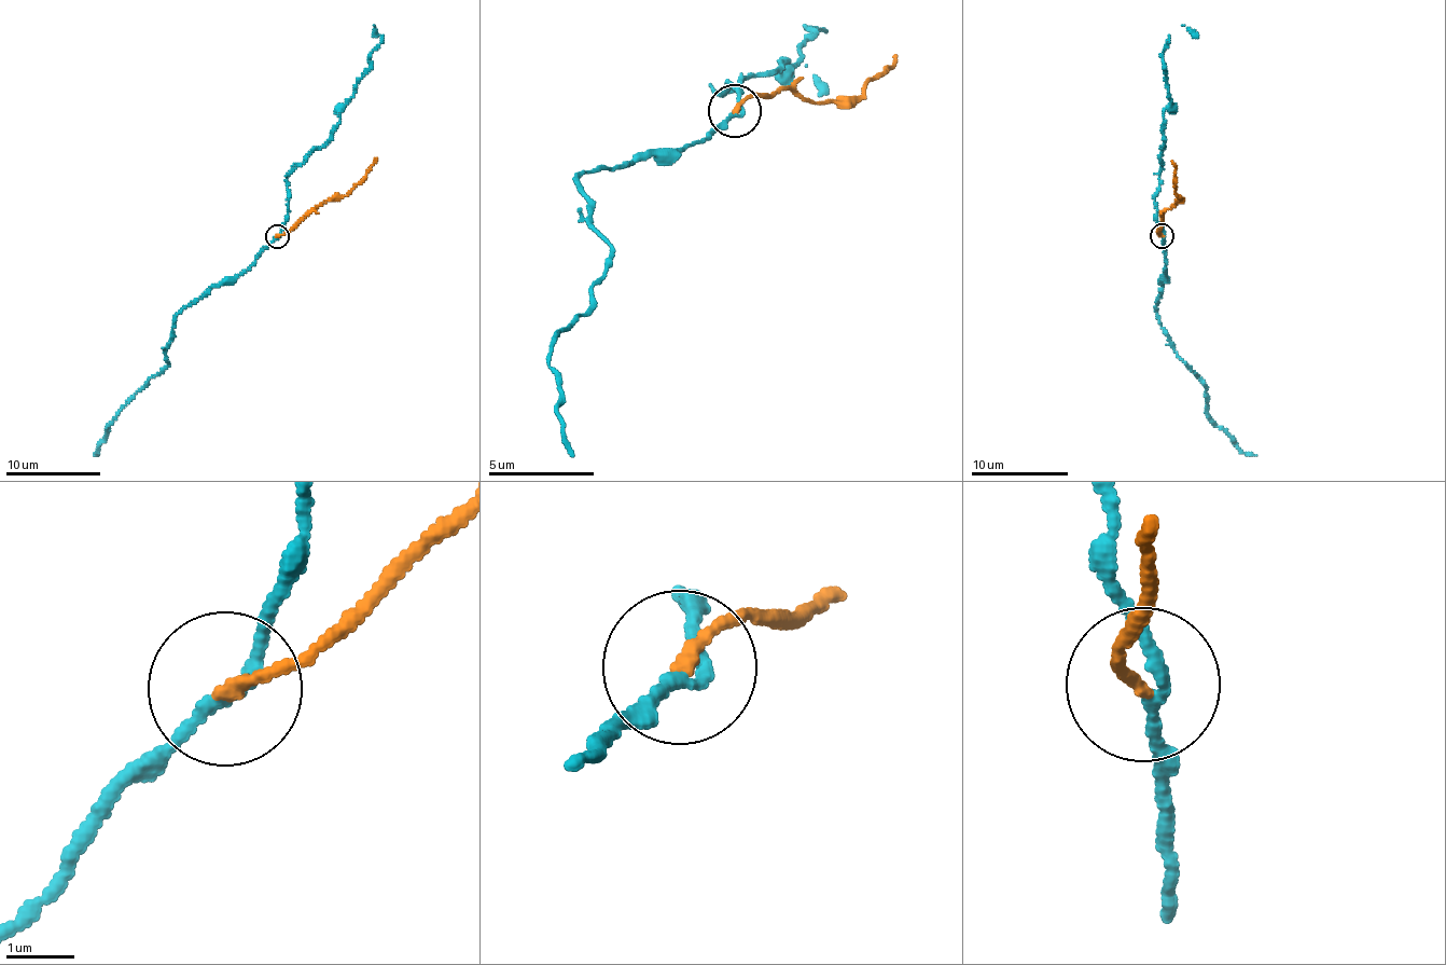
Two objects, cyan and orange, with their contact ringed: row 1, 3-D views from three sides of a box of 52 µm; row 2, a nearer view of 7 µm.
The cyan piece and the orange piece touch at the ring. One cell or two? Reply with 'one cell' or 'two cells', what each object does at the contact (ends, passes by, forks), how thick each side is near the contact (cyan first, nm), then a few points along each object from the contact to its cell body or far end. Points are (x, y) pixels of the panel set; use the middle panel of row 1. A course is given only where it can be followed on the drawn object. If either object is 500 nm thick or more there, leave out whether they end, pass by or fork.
two cells; cyan passes by; orange ends there; 160 nm thick on the cyan side, 170 nm on the other; cyan runs (734, 114), (695, 140), (633, 153), (578, 179), (612, 254), (583, 316), (560, 329), (546, 363), (571, 457); orange runs (734, 109), (793, 90), (818, 105), (856, 102), (870, 81), (895, 55)

